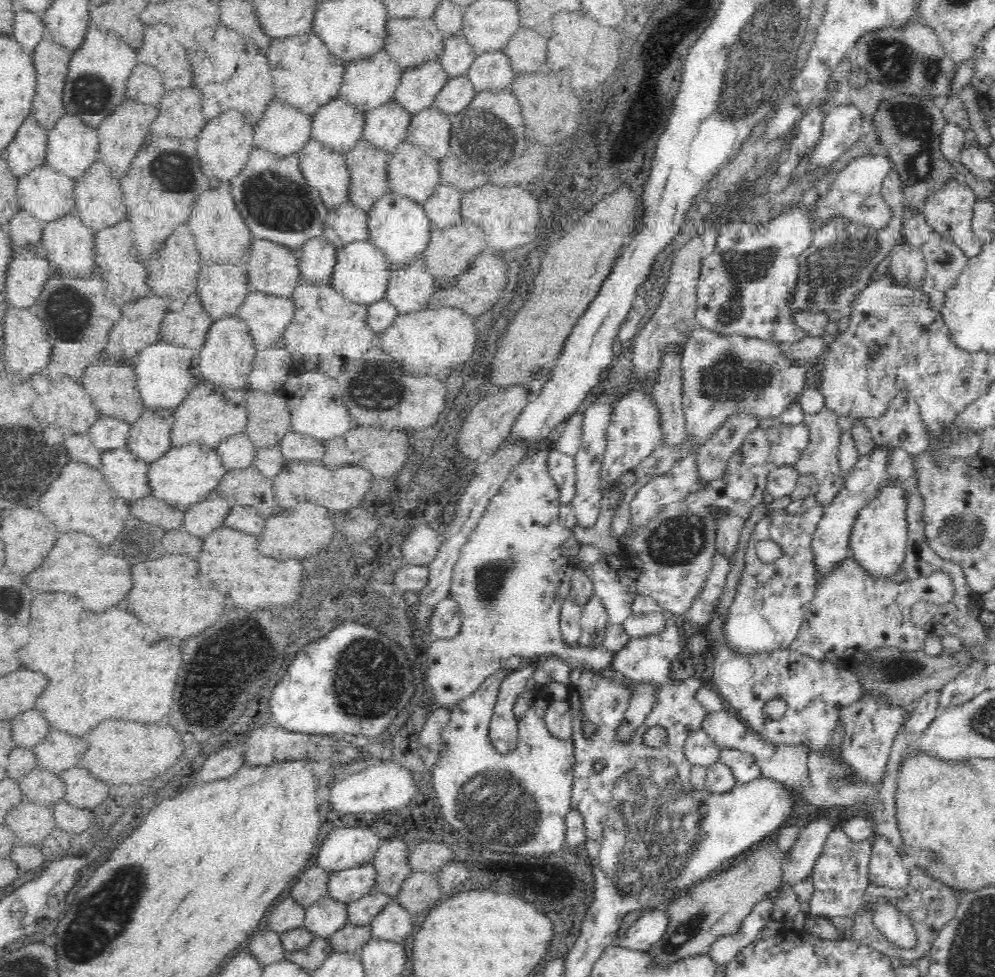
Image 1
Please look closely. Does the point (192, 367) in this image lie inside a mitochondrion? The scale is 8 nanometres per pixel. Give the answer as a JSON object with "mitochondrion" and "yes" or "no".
{"mitochondrion":"no"}

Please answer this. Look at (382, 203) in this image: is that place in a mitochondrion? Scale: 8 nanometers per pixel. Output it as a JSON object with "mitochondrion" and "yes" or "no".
{"mitochondrion":"no"}

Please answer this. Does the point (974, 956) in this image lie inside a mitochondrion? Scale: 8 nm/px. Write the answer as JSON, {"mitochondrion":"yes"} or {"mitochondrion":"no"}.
{"mitochondrion":"yes"}

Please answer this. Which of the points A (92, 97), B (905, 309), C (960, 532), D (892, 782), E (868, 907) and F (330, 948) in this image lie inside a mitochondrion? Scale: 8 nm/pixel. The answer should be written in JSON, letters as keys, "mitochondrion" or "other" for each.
{"A":"mitochondrion","B":"mitochondrion","C":"mitochondrion","D":"other","E":"other","F":"other"}

